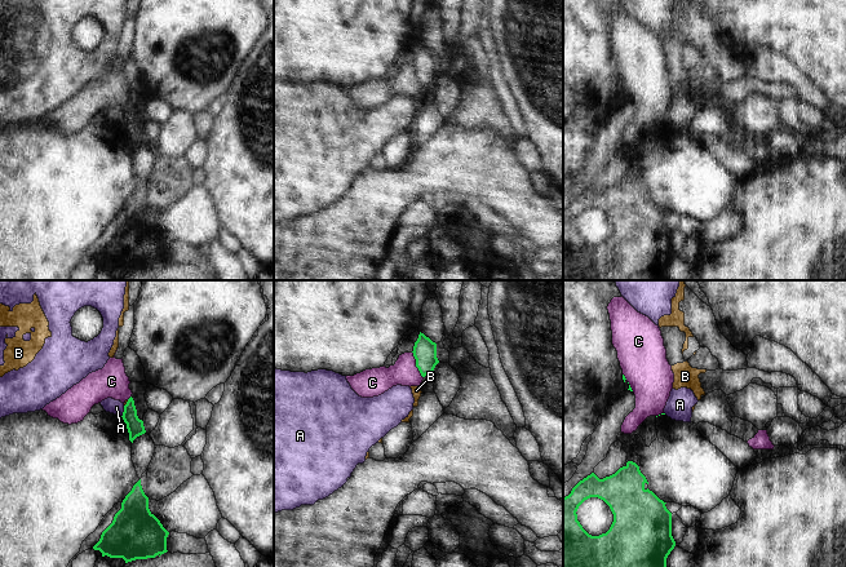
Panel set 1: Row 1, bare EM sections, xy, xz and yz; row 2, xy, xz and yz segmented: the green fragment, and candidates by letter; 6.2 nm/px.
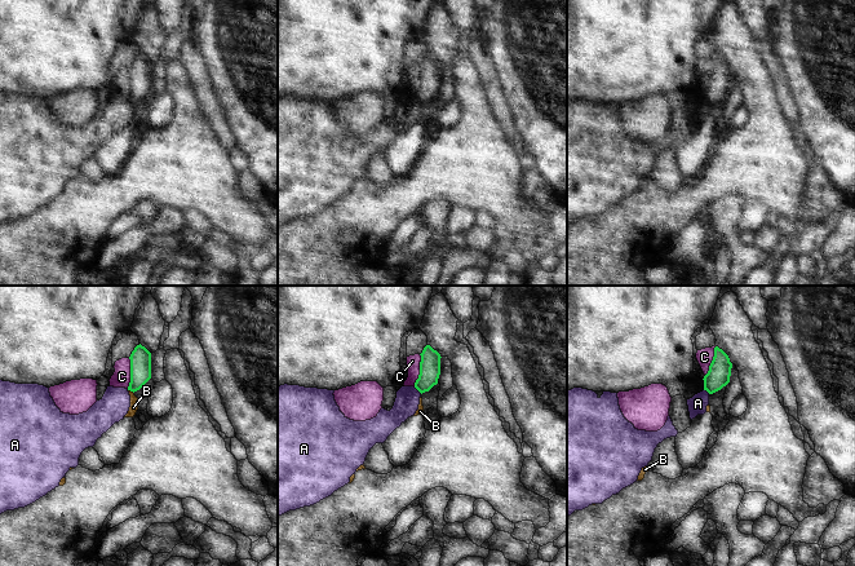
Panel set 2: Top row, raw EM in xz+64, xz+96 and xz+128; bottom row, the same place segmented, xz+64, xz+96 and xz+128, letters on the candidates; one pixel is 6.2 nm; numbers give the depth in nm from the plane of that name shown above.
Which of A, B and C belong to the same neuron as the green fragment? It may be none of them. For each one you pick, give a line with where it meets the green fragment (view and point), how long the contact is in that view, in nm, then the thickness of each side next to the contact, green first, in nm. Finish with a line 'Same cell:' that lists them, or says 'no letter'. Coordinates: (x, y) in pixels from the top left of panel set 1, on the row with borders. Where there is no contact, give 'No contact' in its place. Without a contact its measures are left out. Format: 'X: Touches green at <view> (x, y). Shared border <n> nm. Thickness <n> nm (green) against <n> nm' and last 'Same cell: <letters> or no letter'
Same cell: no letter.

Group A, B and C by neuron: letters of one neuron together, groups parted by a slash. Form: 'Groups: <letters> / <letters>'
Groups: A B / C.

